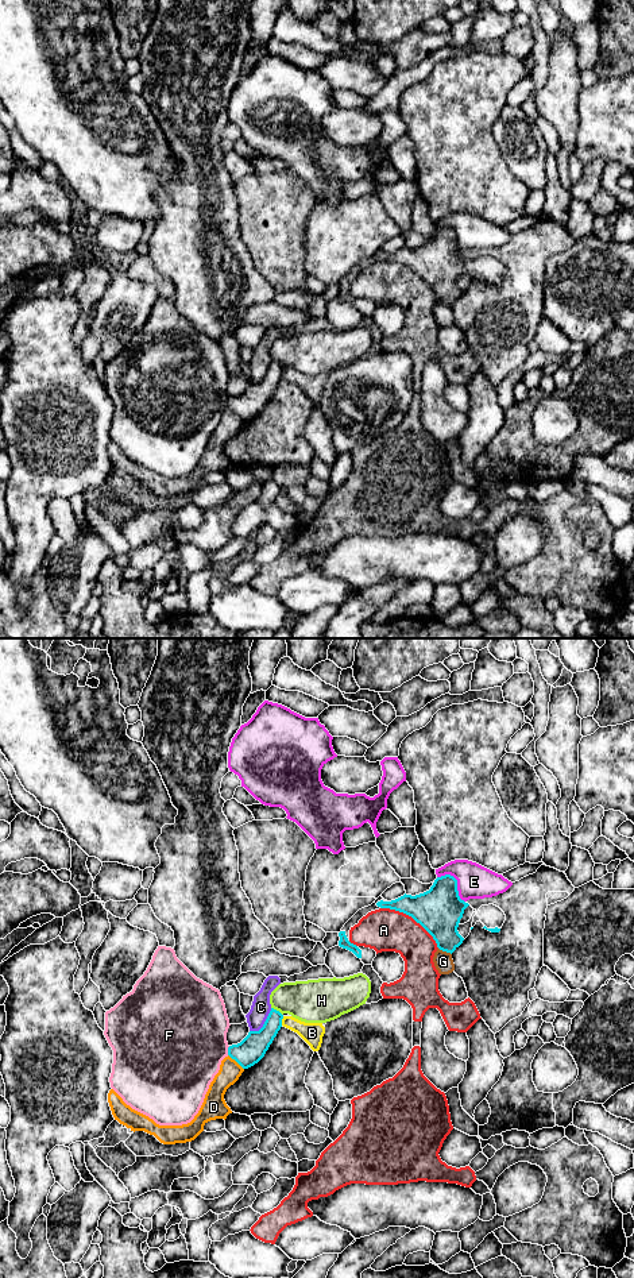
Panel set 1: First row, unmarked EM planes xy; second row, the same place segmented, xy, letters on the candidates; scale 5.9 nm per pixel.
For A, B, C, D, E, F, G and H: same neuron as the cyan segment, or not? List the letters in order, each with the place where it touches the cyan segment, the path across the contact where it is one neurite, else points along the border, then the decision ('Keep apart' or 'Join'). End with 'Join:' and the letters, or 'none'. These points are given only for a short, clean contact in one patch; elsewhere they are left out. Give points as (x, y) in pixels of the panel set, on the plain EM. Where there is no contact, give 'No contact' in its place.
A: Touches cyan at xy (412, 269). Keep apart
B: Touches cyan at xy (281, 373). Boundary: xy (283, 369), (281, 377). Keep apart
C: Touches cyan at xy (265, 375). Keep apart
D: Touches cyan at xy (236, 413). Boundary: xy (228, 406), (243, 421). Keep apart
E: Touches cyan at xy (456, 234). Boundary: xy (437, 228), (451, 227), (456, 232), (457, 247), (464, 254). Keep apart
F: Touches cyan at xy (228, 402). Keep apart
G: Touches cyan at xy (445, 302). Keep apart
H: Touches cyan at xy (275, 362). Keep apart
Join: none

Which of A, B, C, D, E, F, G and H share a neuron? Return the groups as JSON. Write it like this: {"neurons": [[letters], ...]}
{"neurons": [["A"], ["B", "C", "H"], ["D"], ["E"], ["F"], ["G"]]}

